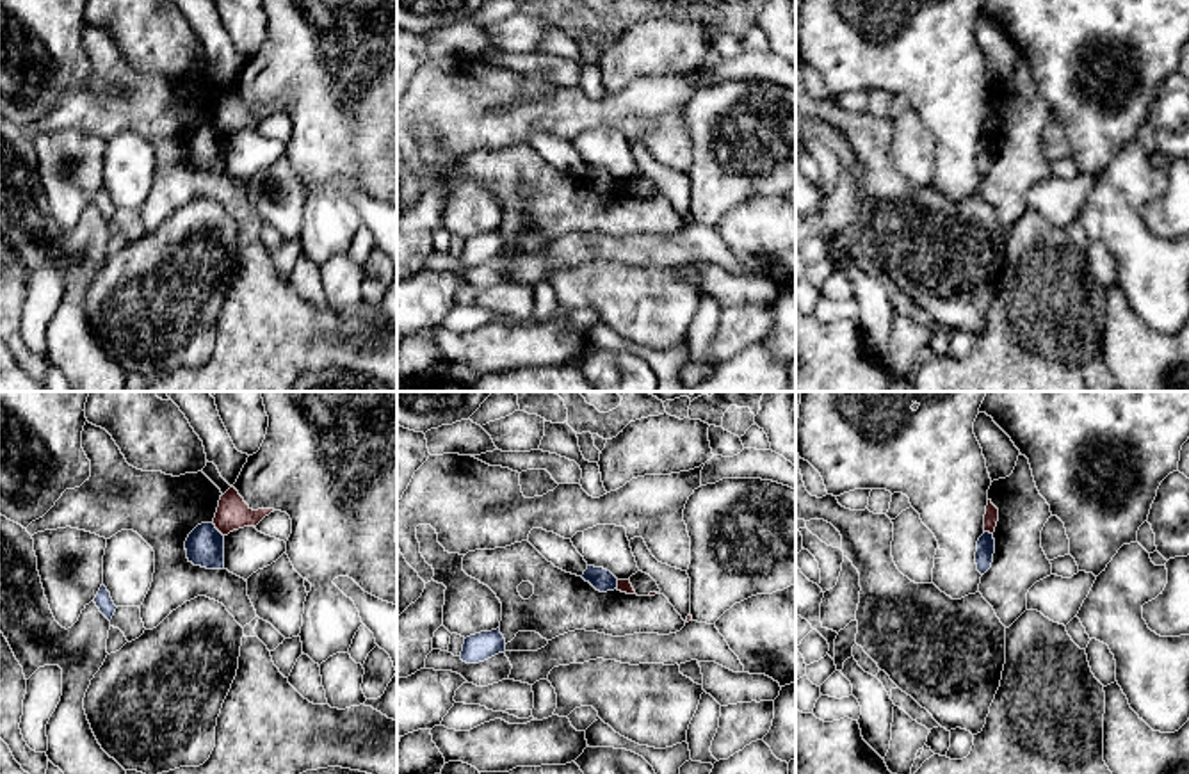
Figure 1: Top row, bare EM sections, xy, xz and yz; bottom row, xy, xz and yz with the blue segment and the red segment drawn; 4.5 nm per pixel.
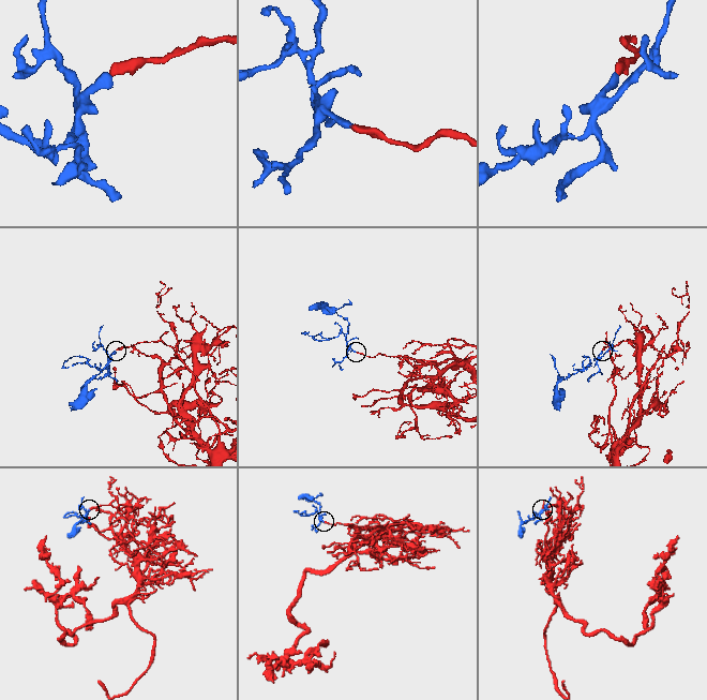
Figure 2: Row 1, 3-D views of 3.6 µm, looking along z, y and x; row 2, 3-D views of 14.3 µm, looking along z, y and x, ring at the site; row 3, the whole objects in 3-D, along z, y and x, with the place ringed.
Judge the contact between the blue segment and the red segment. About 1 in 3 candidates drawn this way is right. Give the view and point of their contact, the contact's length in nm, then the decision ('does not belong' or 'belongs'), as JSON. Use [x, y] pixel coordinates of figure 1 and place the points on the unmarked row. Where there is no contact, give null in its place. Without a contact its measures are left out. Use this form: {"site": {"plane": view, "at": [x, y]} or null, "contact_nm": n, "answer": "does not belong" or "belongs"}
{"site": {"plane": "xy", "at": [218, 132]}, "contact_nm": 80, "answer": "does not belong"}

